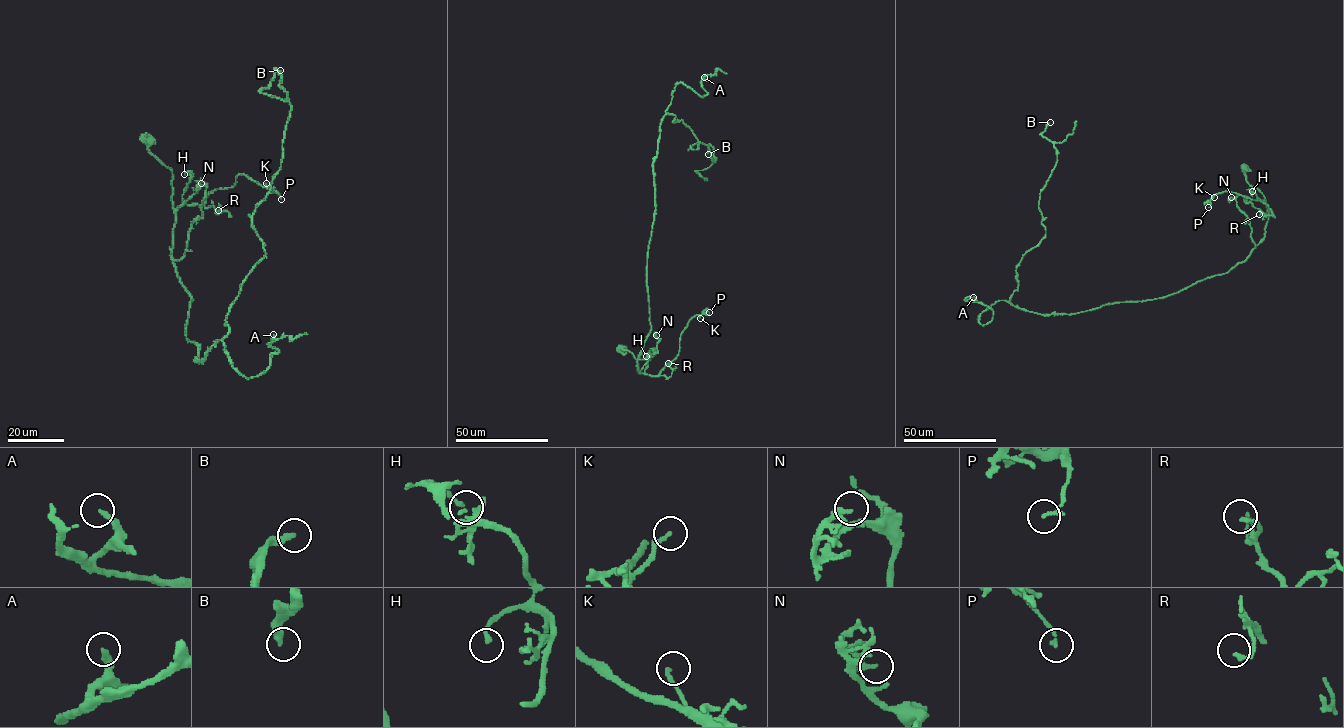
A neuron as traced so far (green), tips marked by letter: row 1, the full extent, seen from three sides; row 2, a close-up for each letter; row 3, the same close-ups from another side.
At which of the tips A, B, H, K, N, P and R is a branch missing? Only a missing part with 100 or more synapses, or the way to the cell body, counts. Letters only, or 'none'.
none

